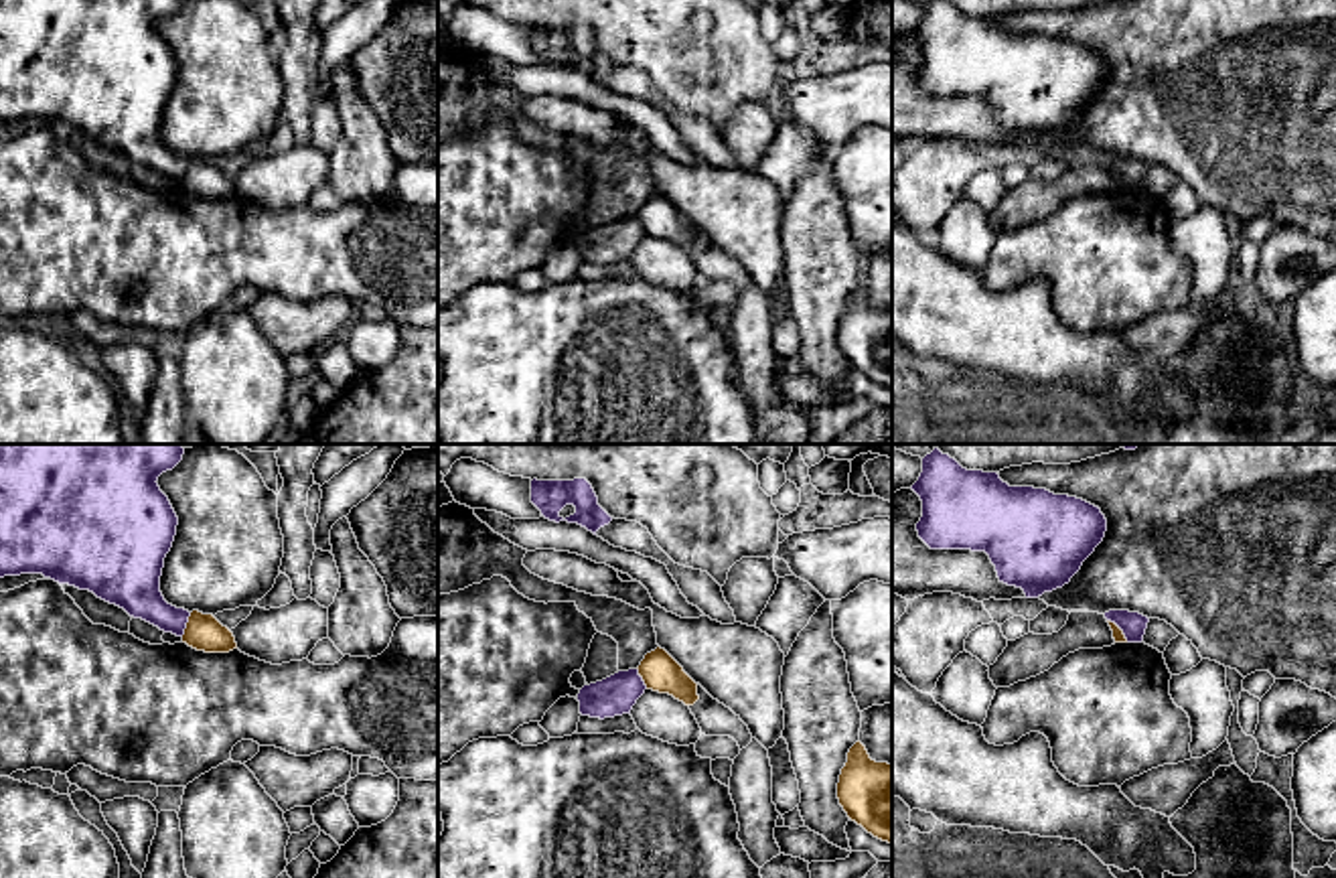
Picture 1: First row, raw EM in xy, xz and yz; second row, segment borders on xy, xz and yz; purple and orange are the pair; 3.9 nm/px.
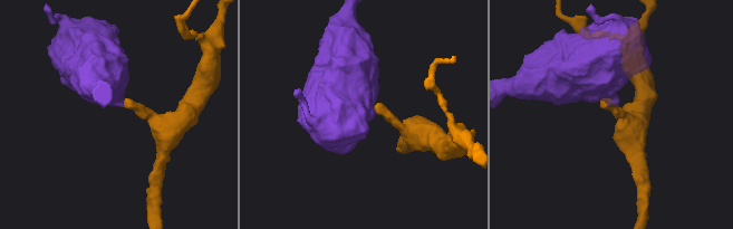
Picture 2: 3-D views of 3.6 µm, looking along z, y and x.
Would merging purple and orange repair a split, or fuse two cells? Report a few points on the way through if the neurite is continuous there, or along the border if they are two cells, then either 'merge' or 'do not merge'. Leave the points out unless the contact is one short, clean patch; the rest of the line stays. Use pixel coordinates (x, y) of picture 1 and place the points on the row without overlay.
along xy (191, 159), (181, 181) | do not merge

